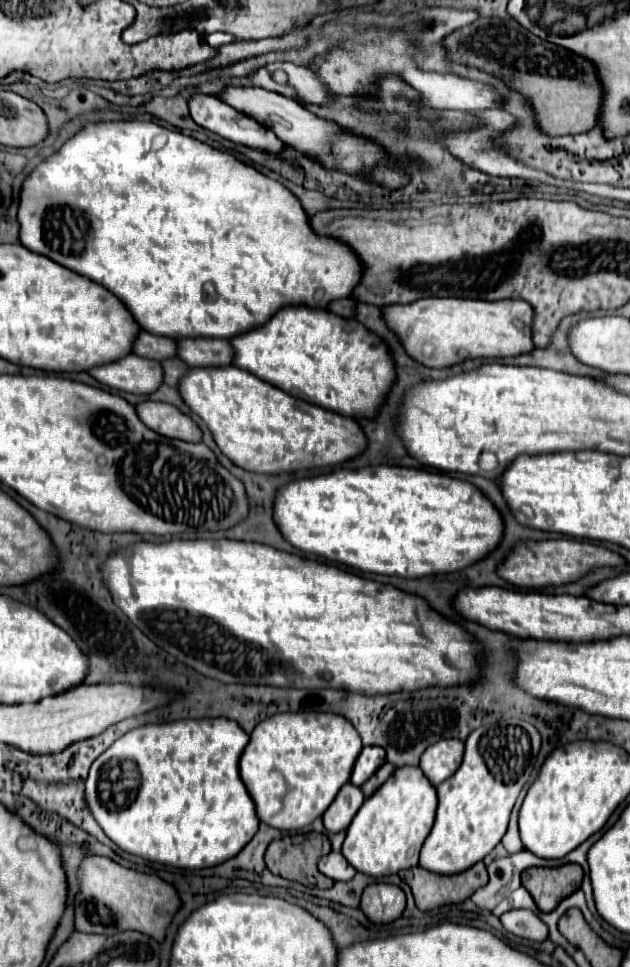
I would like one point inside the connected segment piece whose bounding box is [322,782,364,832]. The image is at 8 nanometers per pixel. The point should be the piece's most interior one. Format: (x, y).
(339, 815)

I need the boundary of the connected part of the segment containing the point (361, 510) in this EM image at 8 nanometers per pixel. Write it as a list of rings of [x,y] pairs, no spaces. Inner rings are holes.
[[[368,466],[362,470],[336,470],[316,478],[304,478],[280,488],[274,502],[274,518],[286,540],[316,556],[346,566],[400,578],[422,578],[468,568],[486,558],[504,536],[504,520],[480,488],[446,474],[406,466]]]

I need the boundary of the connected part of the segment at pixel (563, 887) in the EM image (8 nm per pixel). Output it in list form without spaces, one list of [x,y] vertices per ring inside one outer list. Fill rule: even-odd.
[[[564,864],[560,868],[528,868],[522,872],[522,886],[532,894],[536,906],[544,912],[554,910],[564,898],[574,894],[580,884],[580,864]]]

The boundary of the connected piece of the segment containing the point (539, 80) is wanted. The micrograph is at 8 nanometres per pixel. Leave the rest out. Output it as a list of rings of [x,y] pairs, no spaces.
[[[478,18],[476,22],[454,30],[442,40],[446,54],[456,64],[478,68],[500,78],[514,92],[520,92],[534,112],[534,120],[542,134],[564,136],[582,134],[598,124],[598,106],[602,88],[592,62],[562,50],[550,42],[542,42],[512,18]]]

